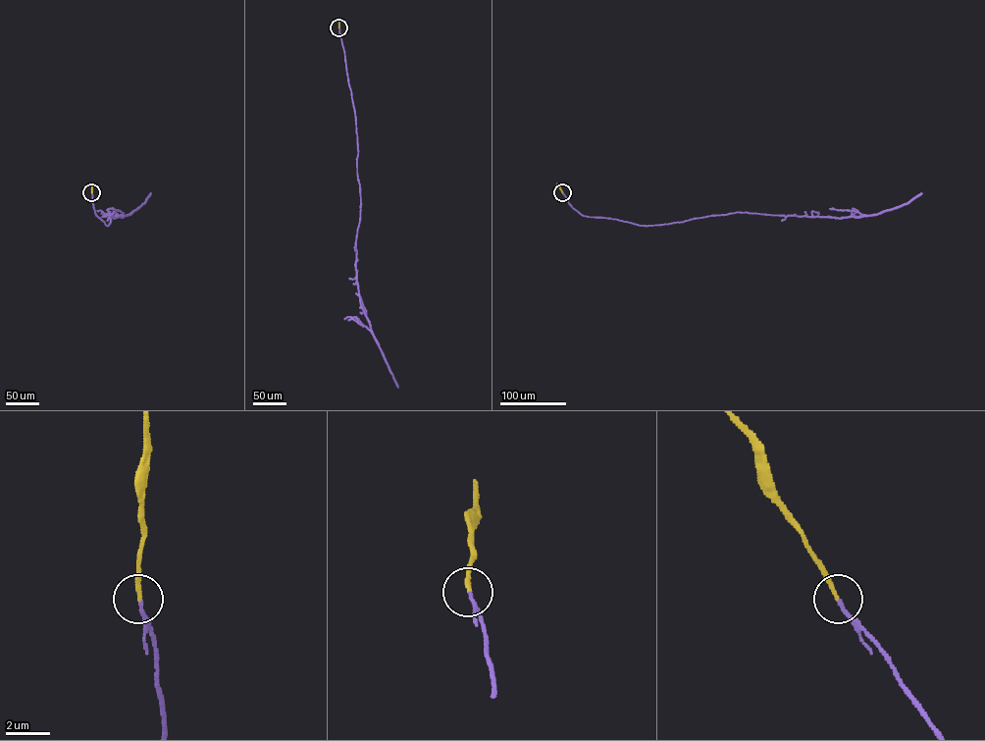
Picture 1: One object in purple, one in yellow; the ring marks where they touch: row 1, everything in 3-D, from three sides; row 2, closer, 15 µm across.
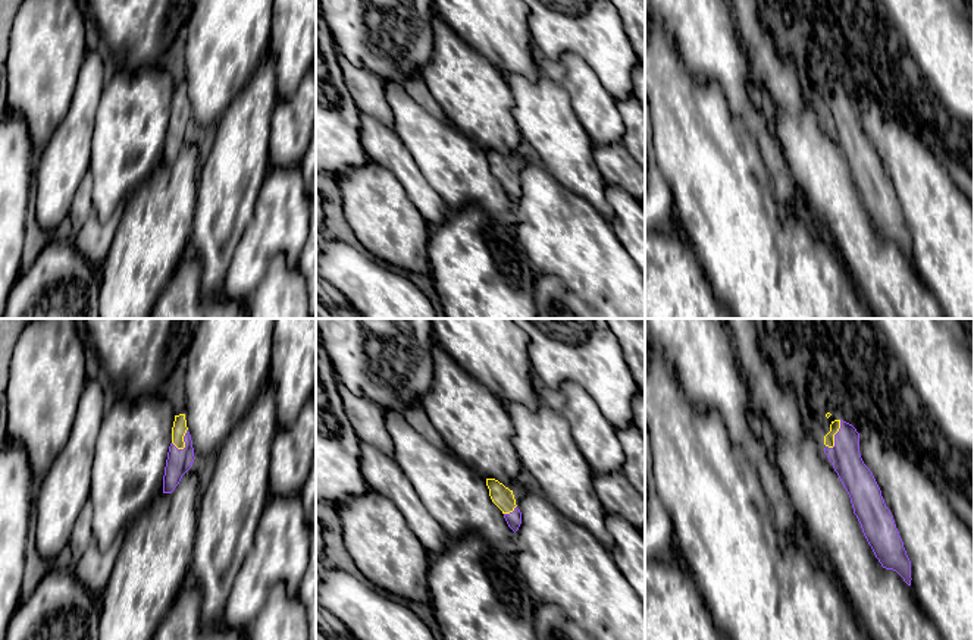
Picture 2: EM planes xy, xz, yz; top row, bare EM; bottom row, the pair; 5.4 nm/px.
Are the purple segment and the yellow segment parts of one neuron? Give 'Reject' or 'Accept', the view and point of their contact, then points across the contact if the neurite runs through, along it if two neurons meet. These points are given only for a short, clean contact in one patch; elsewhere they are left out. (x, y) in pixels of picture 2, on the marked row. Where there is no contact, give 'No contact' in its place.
Accept. Touches purple at yz (835, 435). Path across: yz (845, 457), (842, 442), (835, 435), (829, 439)

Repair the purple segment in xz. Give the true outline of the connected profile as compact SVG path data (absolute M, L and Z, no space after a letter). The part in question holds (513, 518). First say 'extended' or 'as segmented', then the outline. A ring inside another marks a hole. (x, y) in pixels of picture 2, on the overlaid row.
extended; M486 479L492 502L502 511L508 527L516 533L522 524L522 512L516 505L513 490L495 479Z

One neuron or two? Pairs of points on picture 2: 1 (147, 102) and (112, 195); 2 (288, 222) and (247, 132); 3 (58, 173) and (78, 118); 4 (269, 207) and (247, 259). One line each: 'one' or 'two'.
1: one
2: two
3: one
4: one

